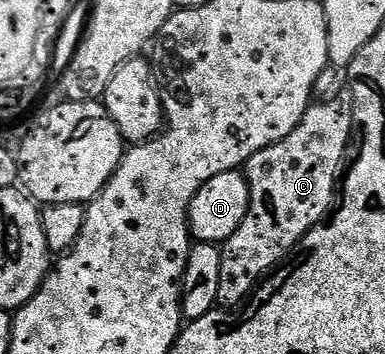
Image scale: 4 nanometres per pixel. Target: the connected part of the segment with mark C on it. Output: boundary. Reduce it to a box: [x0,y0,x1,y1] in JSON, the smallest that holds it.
[219,95,355,306]

